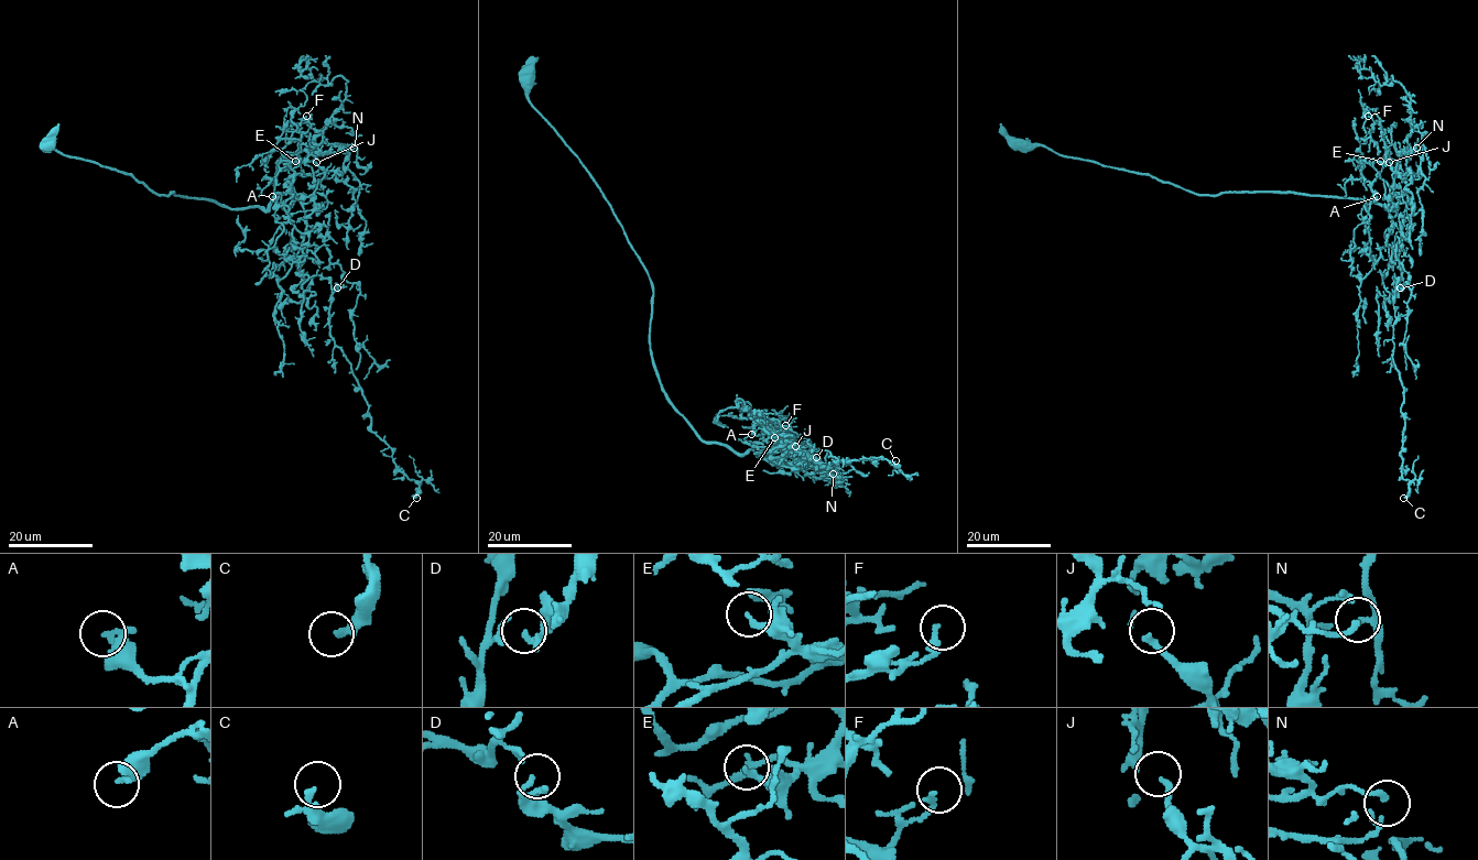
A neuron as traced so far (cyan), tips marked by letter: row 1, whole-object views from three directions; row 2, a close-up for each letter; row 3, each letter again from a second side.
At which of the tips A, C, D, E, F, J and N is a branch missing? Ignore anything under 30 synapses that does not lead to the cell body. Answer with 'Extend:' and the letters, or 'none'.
Extend: J

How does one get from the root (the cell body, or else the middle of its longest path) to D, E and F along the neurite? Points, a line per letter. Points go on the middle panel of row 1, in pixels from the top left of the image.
D: (526, 78), (529, 104), (647, 272), (667, 402), (709, 443), (773, 464), (816, 457)
E: (526, 78), (529, 104), (647, 272), (667, 402), (704, 441), (738, 454), (786, 444), (774, 437)
F: (526, 78), (529, 104), (594, 180), (647, 272), (650, 354), (667, 402), (704, 441), (742, 455), (785, 425)

